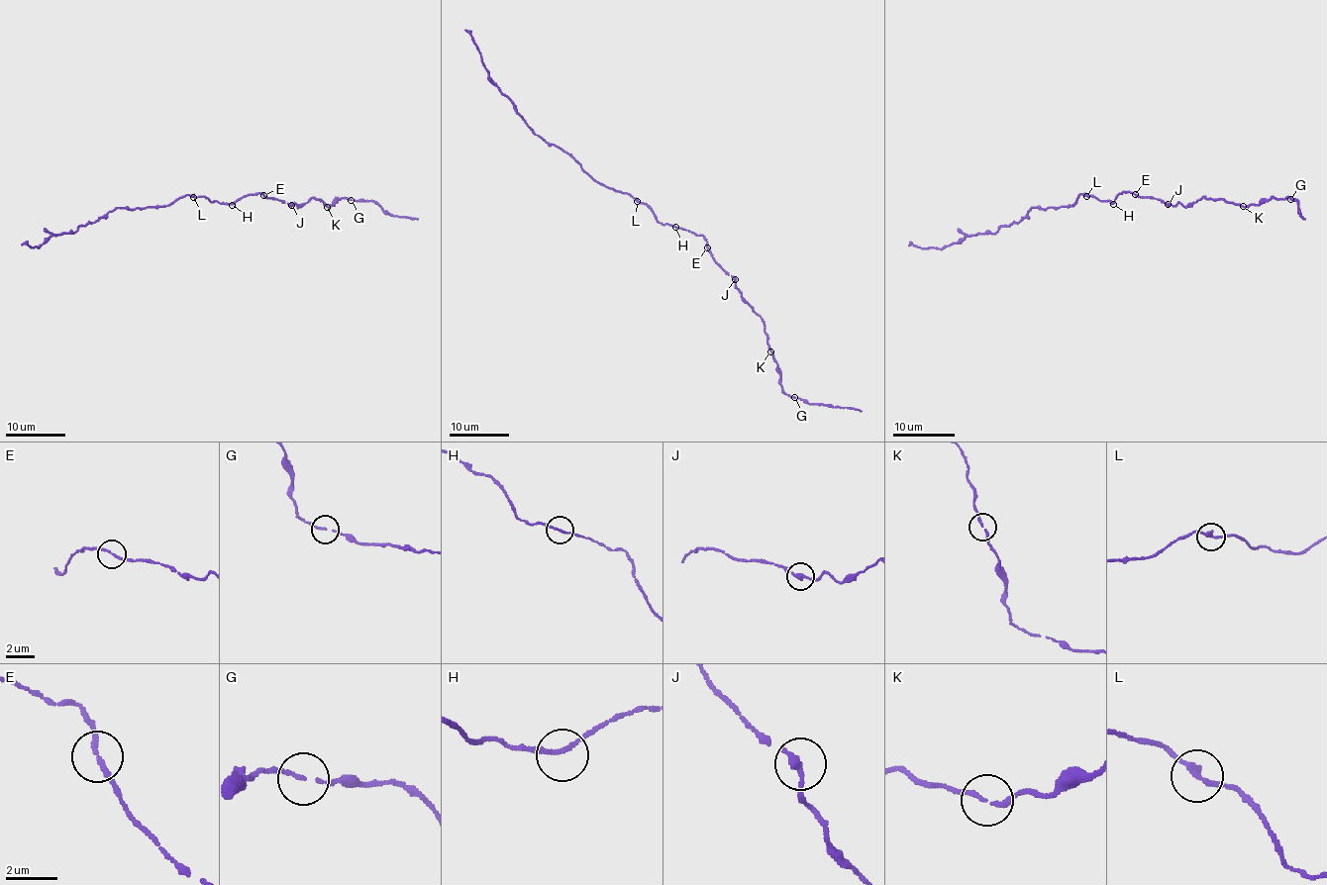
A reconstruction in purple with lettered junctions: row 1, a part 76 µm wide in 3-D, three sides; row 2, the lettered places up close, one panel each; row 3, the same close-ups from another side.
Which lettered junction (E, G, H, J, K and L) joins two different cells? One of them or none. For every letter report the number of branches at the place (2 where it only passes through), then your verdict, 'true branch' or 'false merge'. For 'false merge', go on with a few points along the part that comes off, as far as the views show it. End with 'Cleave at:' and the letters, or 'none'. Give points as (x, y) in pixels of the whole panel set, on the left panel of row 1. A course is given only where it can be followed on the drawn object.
E: 2 branches meet; true branch
G: 2 branches meet; true branch
H: 2 branches meet; true branch
J: 2 branches meet; true branch
K: 2 branches meet; true branch
L: 2 branches meet; true branch
Cleave at: none

